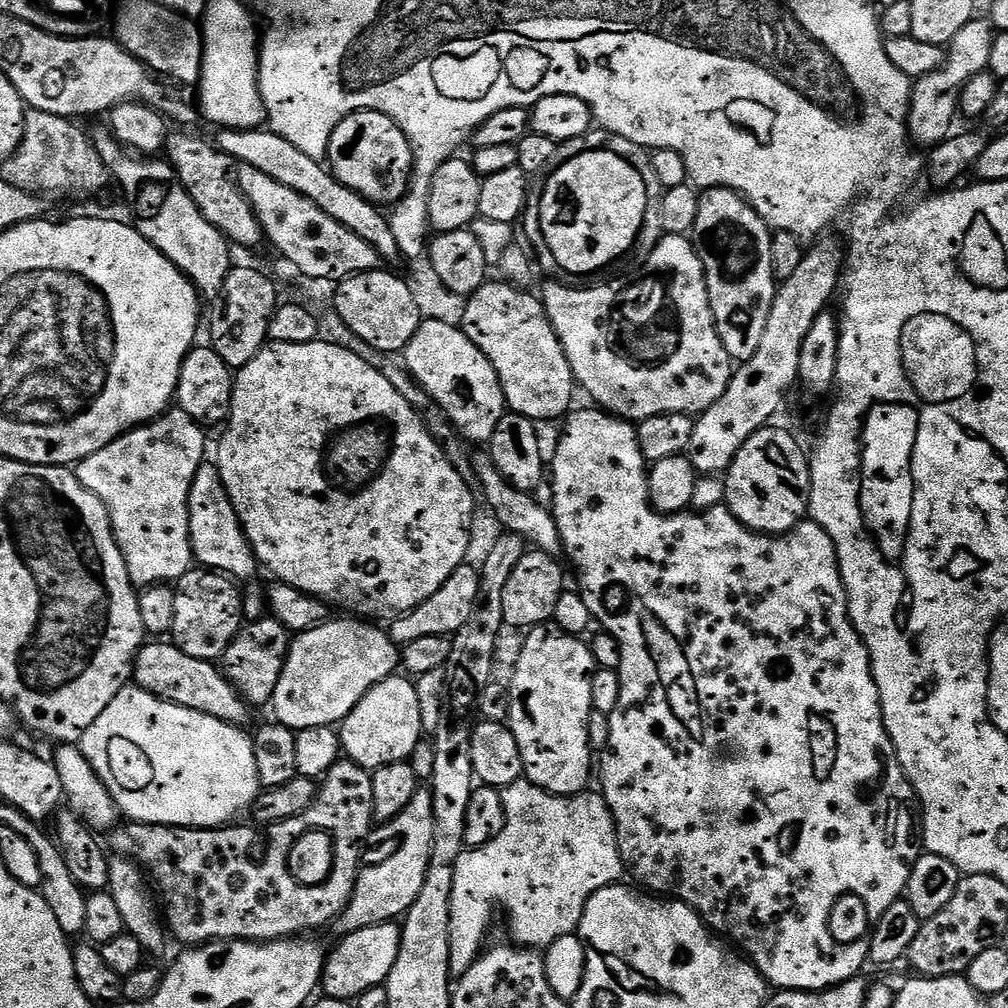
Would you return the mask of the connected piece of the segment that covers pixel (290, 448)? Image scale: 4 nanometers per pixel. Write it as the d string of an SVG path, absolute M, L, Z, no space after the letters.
M324 338L305 344L265 344L254 362L235 373L232 412L228 415L224 430L214 463L222 474L226 494L230 494L230 502L242 522L257 561L263 567L265 564L276 575L273 577L279 583L294 586L299 592L310 594L333 609L341 608L344 611L341 613L369 622L391 622L397 616L405 616L410 610L422 606L422 602L426 602L430 594L438 594L450 574L454 574L454 570L458 570L458 566L469 559L472 519L476 516L478 503L446 454L427 433L419 413L402 398L381 372L370 366L351 347L348 349L340 344L327 344Z

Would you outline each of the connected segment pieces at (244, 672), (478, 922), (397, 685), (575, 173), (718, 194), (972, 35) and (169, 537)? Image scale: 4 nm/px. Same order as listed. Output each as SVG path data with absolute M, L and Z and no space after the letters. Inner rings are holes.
M256 618L245 623L222 657L224 675L252 706L271 705L272 695L278 686L278 678L282 674L282 666L288 657L290 643L290 633L282 622L274 618L264 619Z
M521 778L503 788L500 797L502 806L506 806L506 826L502 826L502 834L498 834L498 838L494 838L494 842L490 842L486 846L461 852L458 862L454 866L454 890L450 894L450 962L452 963L452 975L456 978L470 970L472 963L480 957L480 953L485 947L484 939L488 936L488 927L492 924L492 915L495 914L496 908L504 907L504 912L508 915L508 928L512 931L513 938L511 937L511 939L517 945L533 950L543 950L549 948L558 938L573 935L580 927L580 919L586 902L598 890L617 883L623 877L620 875L625 875L626 872L624 860L620 856L620 847L616 841L616 823L603 795L596 793L595 796L592 790L585 790L578 796L555 796L534 786L529 780Z
M390 675L382 682L374 685L364 695L362 702L358 702L358 706L354 706L354 710L350 710L350 714L338 728L340 746L343 755L347 759L354 761L360 768L369 770L375 770L394 762L411 761L414 750L420 745L421 739L425 735L424 712L420 709L420 696L416 693L416 688L411 683L415 684L407 675Z
M601 150L601 152L580 152L577 156L572 156L552 177L548 180L548 185L542 188L541 196L541 218L542 218L542 234L546 238L546 246L550 253L554 254L556 264L568 272L569 277L588 276L591 272L600 272L607 264L615 262L619 256L624 256L627 252L633 251L634 245L639 241L640 231L644 225L646 218L646 182L642 182L642 174L638 174L638 170L634 170L634 166L630 166L630 162L626 162L618 154Z
M710 188L701 195L698 222L692 228L690 239L696 245L696 253L704 267L710 294L710 310L714 314L722 346L726 346L726 354L734 362L743 362L758 354L762 334L766 331L766 322L770 322L770 310L774 306L778 287L772 257L773 235L768 223L748 205L748 201L739 192L732 192L728 188Z
M977 18L972 20L958 34L954 34L952 43L946 52L944 64L934 74L926 74L921 80L915 81L912 86L912 108L908 112L908 134L913 141L927 146L935 146L943 140L947 140L953 131L952 123L955 122L956 116L960 112L960 95L965 84L969 84L978 73L987 69L992 53L992 42L994 39L994 29L987 19Z
M179 408L121 434L110 446L75 465L78 482L104 504L133 588L171 585L193 571L188 499L192 480L205 463L205 429Z

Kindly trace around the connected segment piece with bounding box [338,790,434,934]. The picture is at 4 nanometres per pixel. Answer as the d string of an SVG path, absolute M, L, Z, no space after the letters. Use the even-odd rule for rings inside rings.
M421 790L416 792L414 798L410 798L410 806L406 806L406 810L402 810L402 814L398 814L398 818L385 823L383 828L385 838L392 840L397 836L400 839L400 845L397 846L396 853L393 856L386 857L381 864L372 864L369 868L368 865L361 867L350 902L344 908L344 912L340 915L338 921L338 928L341 928L341 933L357 932L375 924L395 921L397 918L403 917L404 913L410 910L414 898L418 898L419 892L422 891L422 882L426 882L426 870L428 869L432 843L434 842L434 814L432 813L431 791Z

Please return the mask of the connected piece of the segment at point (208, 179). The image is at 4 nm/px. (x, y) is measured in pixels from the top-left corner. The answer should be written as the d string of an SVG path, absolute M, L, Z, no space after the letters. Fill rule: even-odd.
M169 135L166 145L166 160L176 171L180 184L188 191L190 198L202 210L206 222L210 222L233 245L256 248L265 243L265 234L255 210L243 194L234 171L234 162L216 147L215 143L203 140L200 136Z

